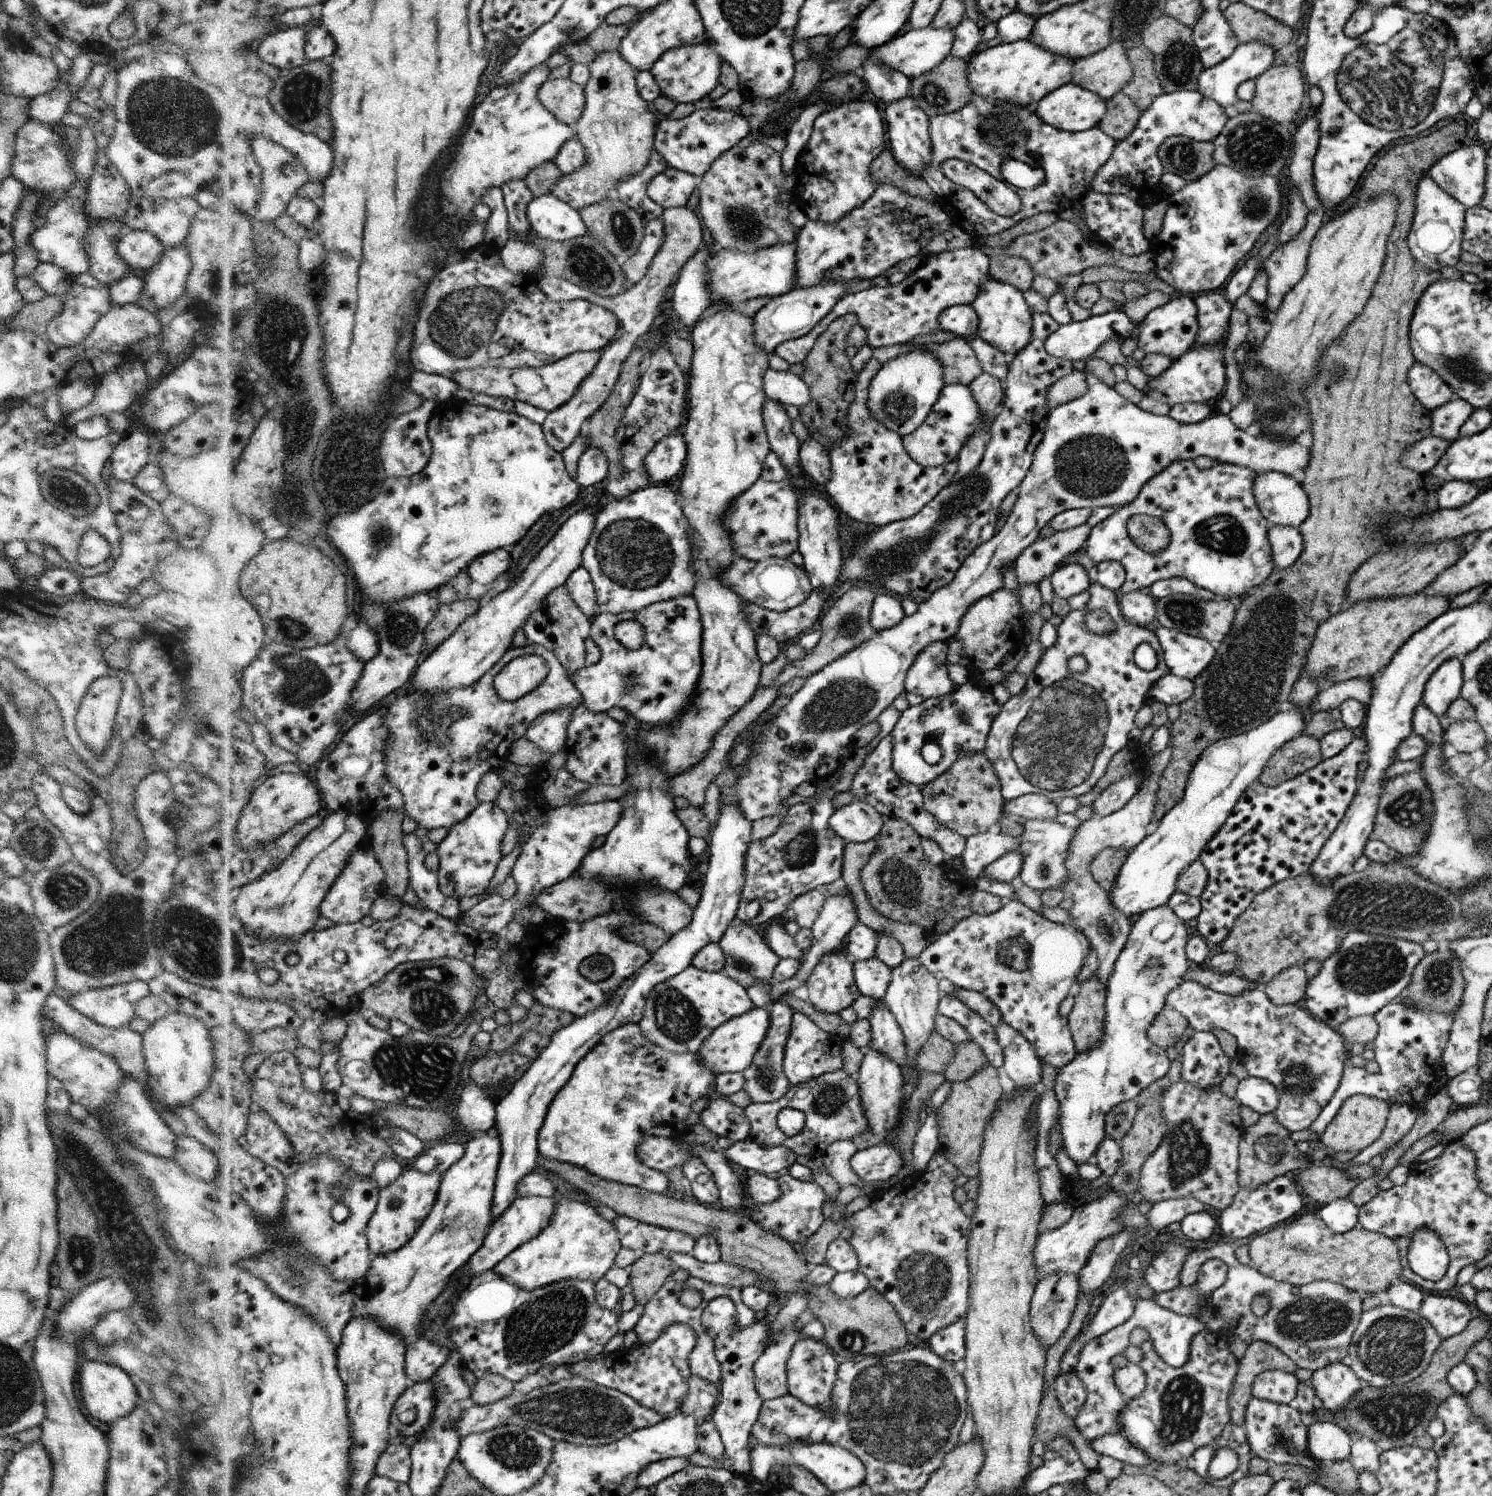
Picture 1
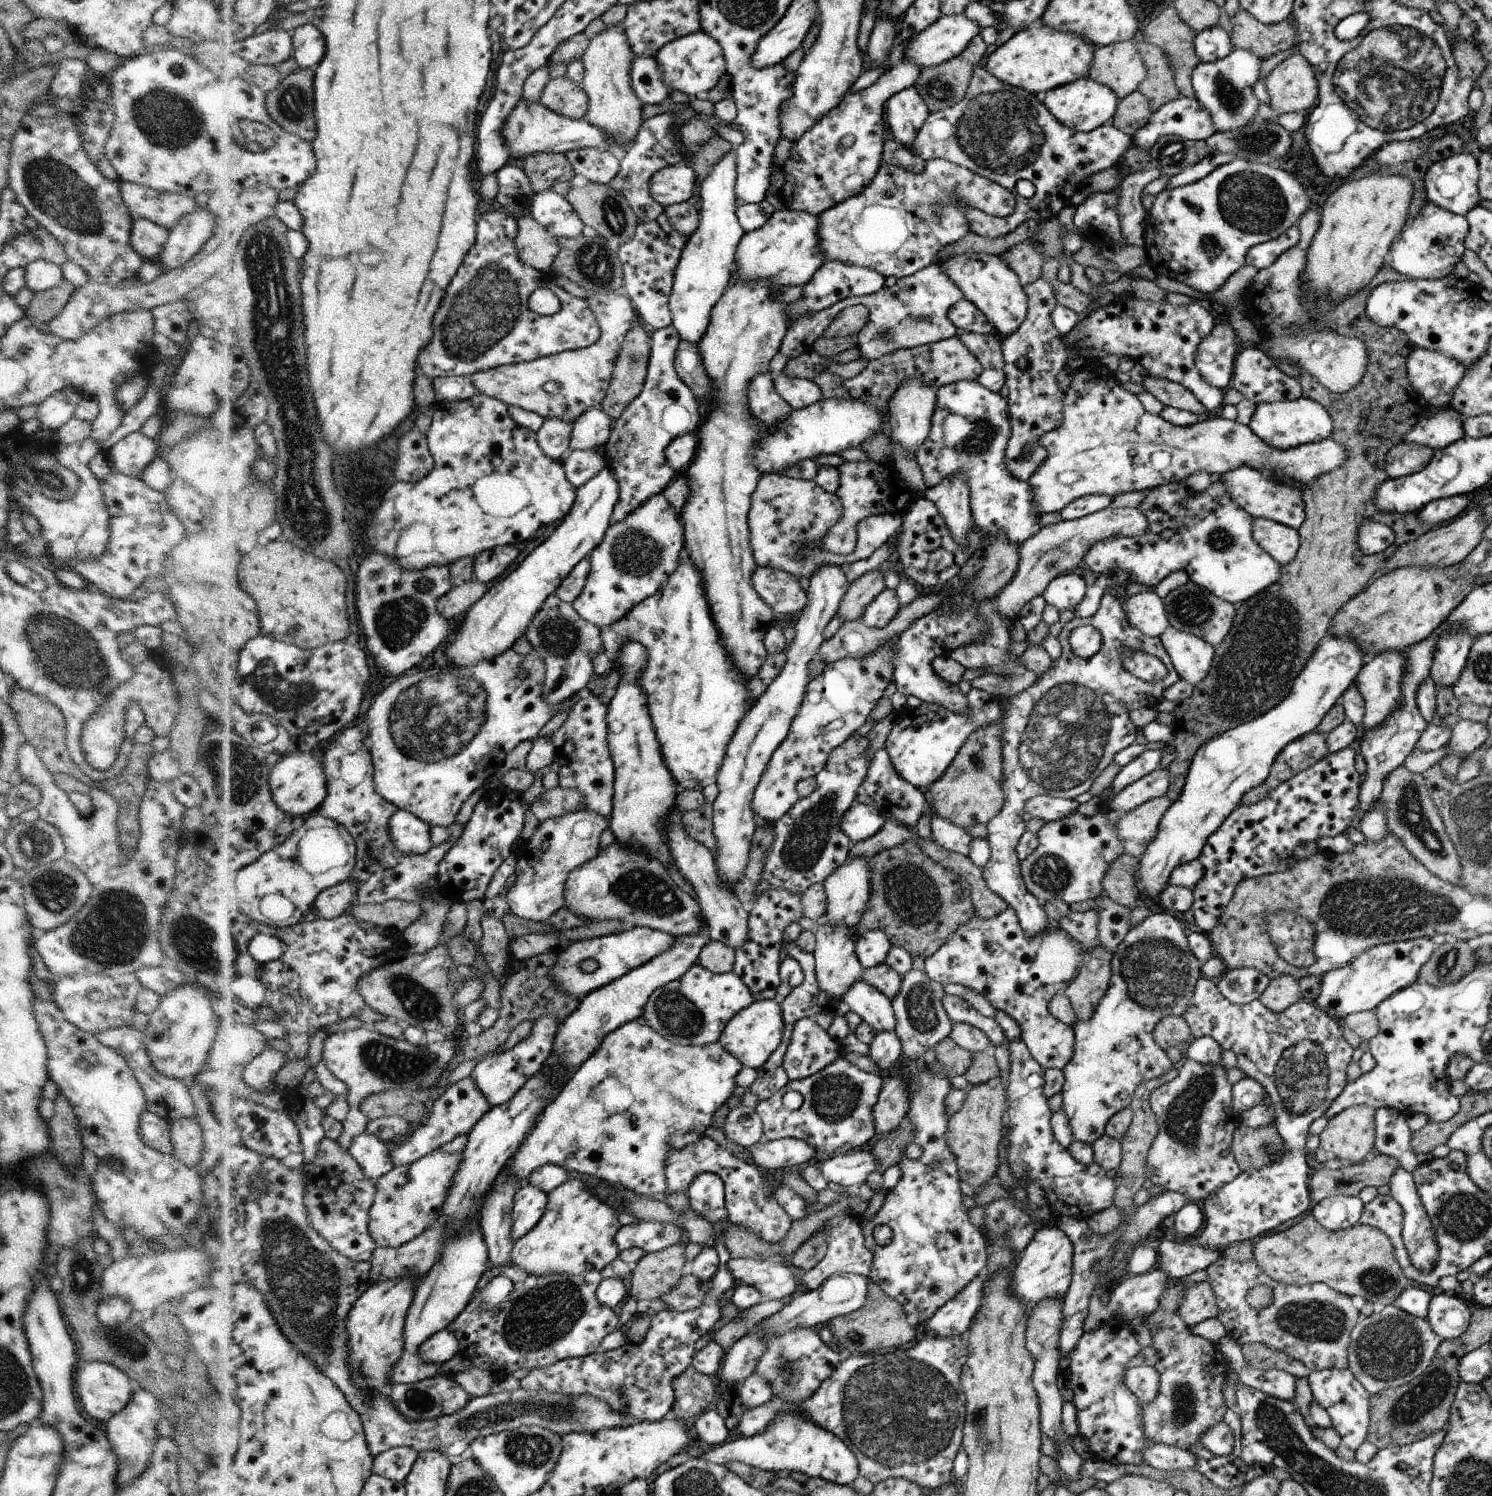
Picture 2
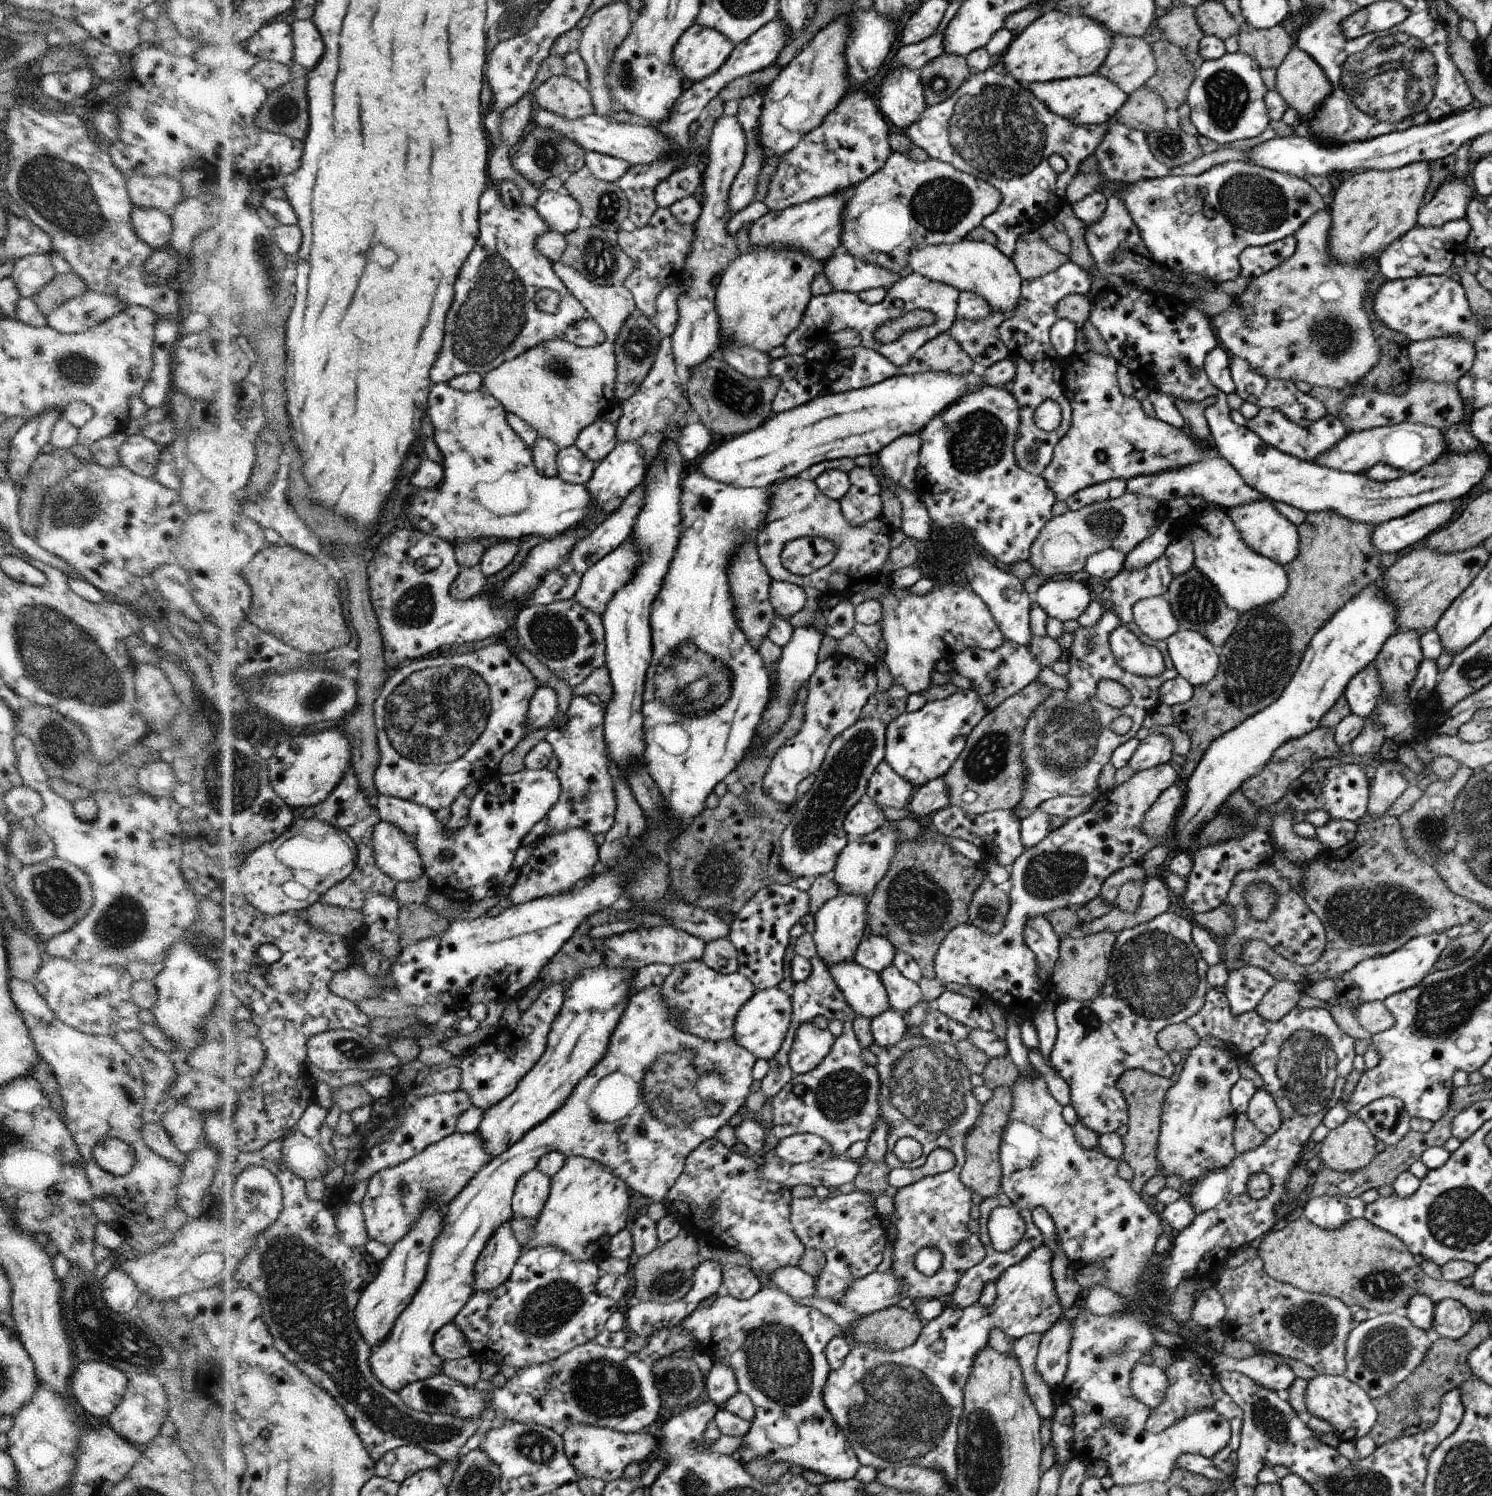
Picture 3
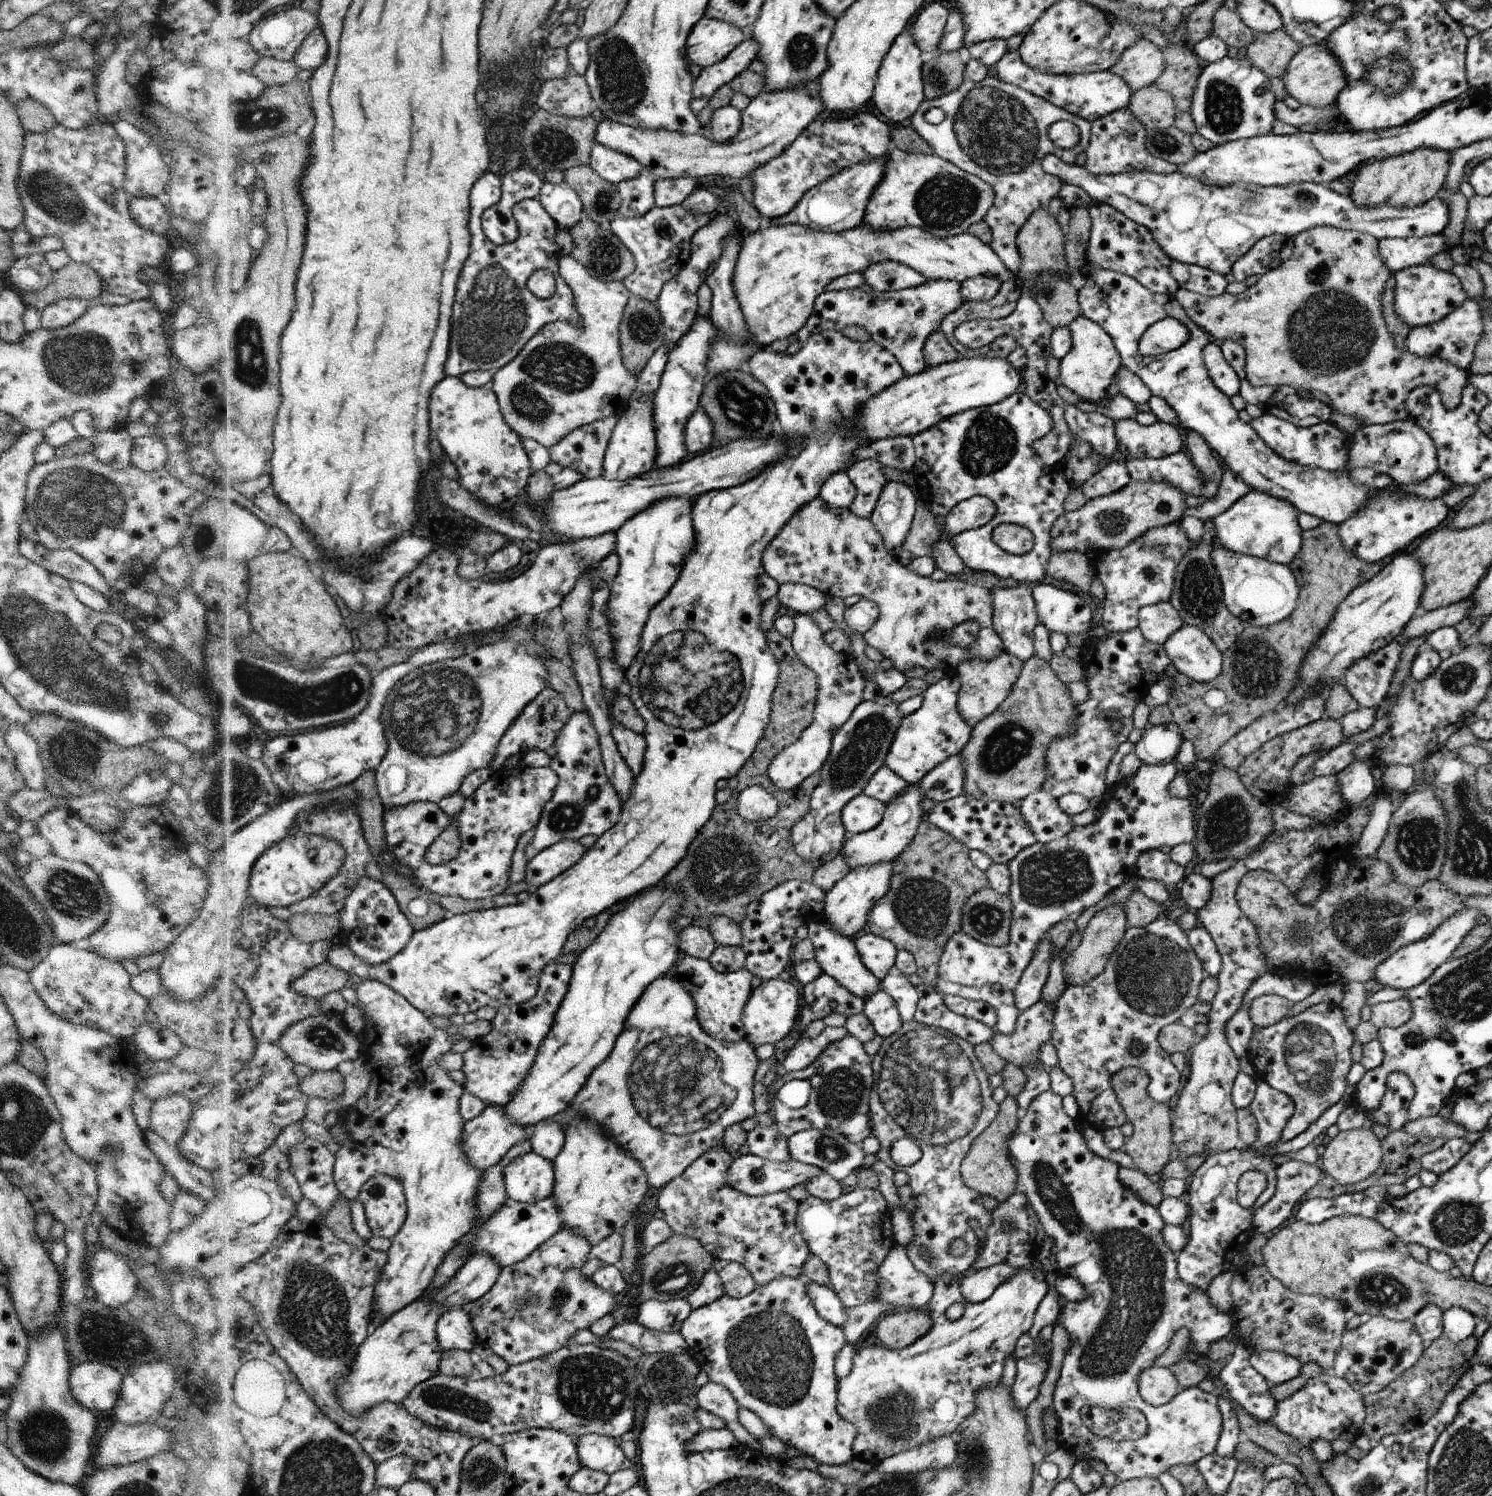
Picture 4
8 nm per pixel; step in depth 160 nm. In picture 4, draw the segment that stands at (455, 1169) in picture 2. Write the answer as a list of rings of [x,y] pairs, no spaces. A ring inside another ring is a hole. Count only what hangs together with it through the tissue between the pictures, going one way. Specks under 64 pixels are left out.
[[[490,1105],[485,1107],[479,1117],[469,1120],[465,1126],[463,1147],[469,1156],[471,1165],[478,1170],[485,1171],[491,1166],[497,1165],[517,1142],[524,1142],[525,1138],[528,1137],[528,1131],[529,1129],[522,1128],[509,1121],[509,1118],[505,1115],[505,1106]],[[382,1174],[365,1184],[360,1200],[366,1203],[376,1237],[396,1238],[409,1217],[409,1198],[402,1179]]]

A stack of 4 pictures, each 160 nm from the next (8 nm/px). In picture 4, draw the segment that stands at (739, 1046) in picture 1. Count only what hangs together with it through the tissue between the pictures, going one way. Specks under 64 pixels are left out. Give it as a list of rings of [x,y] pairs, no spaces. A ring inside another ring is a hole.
[[[776,977],[769,981],[759,982],[752,990],[752,996],[749,997],[748,1004],[744,1008],[742,1022],[746,1040],[756,1047],[780,1042],[792,1032],[792,1028],[799,1021],[801,1003],[800,985],[796,981],[784,982]]]

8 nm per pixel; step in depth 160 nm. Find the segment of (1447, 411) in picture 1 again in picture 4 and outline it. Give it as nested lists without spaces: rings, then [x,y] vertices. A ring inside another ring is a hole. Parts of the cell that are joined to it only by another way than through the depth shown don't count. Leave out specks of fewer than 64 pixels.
[[[1394,421],[1386,425],[1366,425],[1357,428],[1352,435],[1349,448],[1349,460],[1345,464],[1348,471],[1358,467],[1368,467],[1380,474],[1389,474],[1398,485],[1419,483],[1430,478],[1438,468],[1437,450],[1432,437],[1415,422]]]

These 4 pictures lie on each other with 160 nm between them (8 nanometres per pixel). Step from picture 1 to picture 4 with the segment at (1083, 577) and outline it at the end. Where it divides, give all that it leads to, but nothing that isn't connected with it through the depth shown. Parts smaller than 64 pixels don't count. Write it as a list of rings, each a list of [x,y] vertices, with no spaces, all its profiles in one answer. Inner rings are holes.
[[[1044,583],[1034,584],[1032,590],[1037,619],[1049,628],[1050,633],[1059,632],[1068,637],[1093,628],[1092,610],[1078,593]]]

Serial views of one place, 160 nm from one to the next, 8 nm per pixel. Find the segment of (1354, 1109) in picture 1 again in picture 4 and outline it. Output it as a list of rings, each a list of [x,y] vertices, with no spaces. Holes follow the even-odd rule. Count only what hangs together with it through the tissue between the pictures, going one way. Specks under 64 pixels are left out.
[[[1367,1121],[1361,1128],[1340,1131],[1330,1139],[1330,1142],[1320,1150],[1319,1165],[1324,1174],[1330,1175],[1345,1187],[1347,1184],[1356,1184],[1372,1176],[1374,1171],[1378,1170],[1382,1160],[1384,1160],[1384,1155],[1381,1141],[1378,1140]]]

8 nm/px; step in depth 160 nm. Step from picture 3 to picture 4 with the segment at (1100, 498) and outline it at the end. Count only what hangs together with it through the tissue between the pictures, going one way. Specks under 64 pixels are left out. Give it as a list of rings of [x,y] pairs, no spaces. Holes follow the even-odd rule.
[[[1112,461],[1094,477],[1090,477],[1080,489],[1087,499],[1100,498],[1117,493],[1130,481],[1129,469],[1124,462]]]

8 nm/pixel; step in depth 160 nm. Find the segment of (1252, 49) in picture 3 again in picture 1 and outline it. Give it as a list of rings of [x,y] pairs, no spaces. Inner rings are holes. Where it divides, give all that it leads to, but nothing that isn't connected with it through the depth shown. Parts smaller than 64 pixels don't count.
[[[1242,1],[1230,4],[1224,14],[1240,44],[1260,42],[1278,50],[1293,39],[1290,26],[1278,22],[1266,12],[1254,10]]]

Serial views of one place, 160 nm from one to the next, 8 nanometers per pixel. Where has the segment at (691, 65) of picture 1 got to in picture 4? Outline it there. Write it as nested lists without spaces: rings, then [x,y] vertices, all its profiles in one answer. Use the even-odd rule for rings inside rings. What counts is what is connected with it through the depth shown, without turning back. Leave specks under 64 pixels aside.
[[[704,16],[689,34],[687,56],[692,66],[701,70],[728,57],[747,35],[734,25]]]

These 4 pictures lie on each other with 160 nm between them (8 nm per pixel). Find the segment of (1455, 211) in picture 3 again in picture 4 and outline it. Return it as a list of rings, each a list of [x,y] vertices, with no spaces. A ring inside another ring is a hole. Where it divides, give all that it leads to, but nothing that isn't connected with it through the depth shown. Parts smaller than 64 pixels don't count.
[[[1049,154],[1043,161],[1043,169],[1047,173],[1060,177],[1064,183],[1083,188],[1096,203],[1106,203],[1119,210],[1124,216],[1136,224],[1145,226],[1156,244],[1171,258],[1172,261],[1198,265],[1213,270],[1222,276],[1232,272],[1234,264],[1249,252],[1258,241],[1270,235],[1286,235],[1296,237],[1312,227],[1333,226],[1339,229],[1358,231],[1373,235],[1379,241],[1388,237],[1427,237],[1442,233],[1449,223],[1448,205],[1438,196],[1427,200],[1413,209],[1377,205],[1376,207],[1357,207],[1349,195],[1341,195],[1330,190],[1322,183],[1294,183],[1287,185],[1258,186],[1256,183],[1238,181],[1217,185],[1209,183],[1194,175],[1185,175],[1176,170],[1163,175],[1146,171],[1134,171],[1117,175],[1088,174],[1085,166],[1066,164],[1055,154]]]

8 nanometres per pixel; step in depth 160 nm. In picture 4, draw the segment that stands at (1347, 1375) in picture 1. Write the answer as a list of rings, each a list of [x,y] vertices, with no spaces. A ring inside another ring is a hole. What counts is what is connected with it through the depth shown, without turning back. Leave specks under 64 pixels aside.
[[[1330,1371],[1307,1379],[1307,1383],[1298,1392],[1278,1401],[1276,1410],[1272,1424],[1284,1434],[1293,1436],[1306,1444],[1319,1438],[1332,1442],[1340,1438],[1342,1432],[1346,1432],[1350,1426],[1352,1428],[1364,1426],[1367,1415],[1367,1406],[1360,1392],[1354,1390],[1345,1378],[1338,1378]]]

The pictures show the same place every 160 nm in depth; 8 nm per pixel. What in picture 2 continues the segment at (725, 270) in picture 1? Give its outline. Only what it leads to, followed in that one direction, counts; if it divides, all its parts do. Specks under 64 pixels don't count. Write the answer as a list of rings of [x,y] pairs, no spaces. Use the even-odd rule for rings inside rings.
[[[790,209],[778,210],[770,216],[770,219],[765,222],[757,230],[753,232],[747,231],[745,237],[741,240],[741,245],[737,250],[737,261],[735,262],[735,278],[734,281],[739,282],[756,282],[756,280],[766,280],[770,284],[776,286],[802,286],[813,280],[813,276],[822,264],[826,262],[822,250],[820,250],[820,234],[821,220],[814,214],[808,214],[803,211],[792,211]]]

